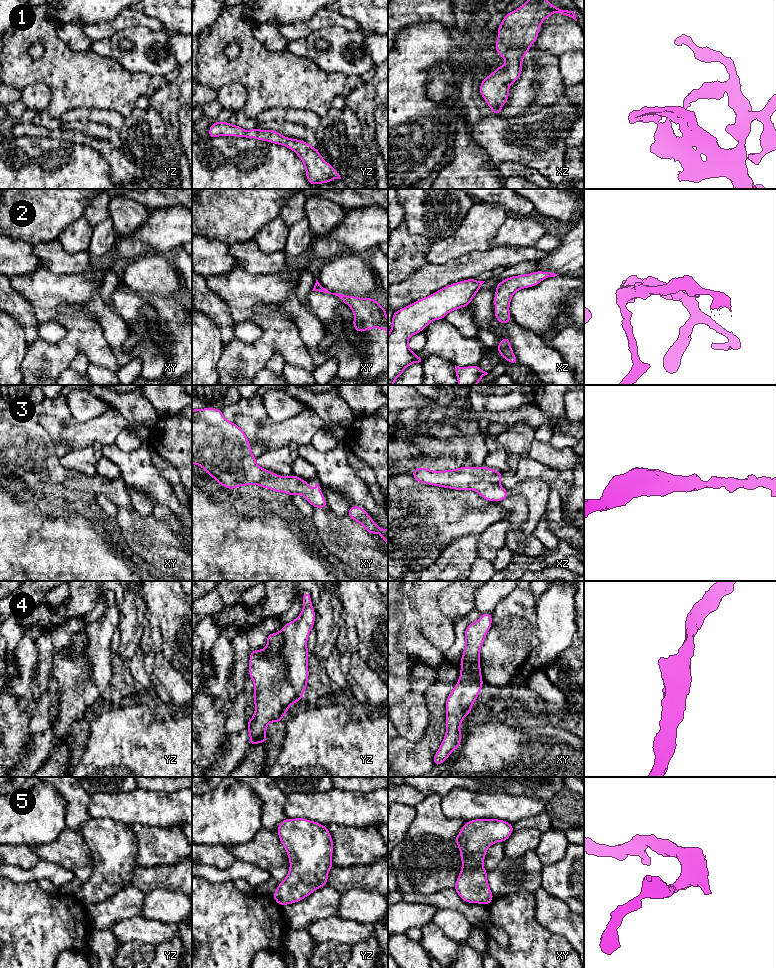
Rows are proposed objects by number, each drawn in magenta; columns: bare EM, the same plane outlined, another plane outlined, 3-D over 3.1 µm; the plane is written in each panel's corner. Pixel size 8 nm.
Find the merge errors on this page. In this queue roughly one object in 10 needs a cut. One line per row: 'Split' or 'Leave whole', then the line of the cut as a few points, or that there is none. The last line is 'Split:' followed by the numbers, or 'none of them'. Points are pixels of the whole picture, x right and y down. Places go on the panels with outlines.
1: Leave whole. No split
2: Leave whole. No split
3: Leave whole. No split
4: Leave whole. No split
5: Leave whole. No split
Split: none of them

